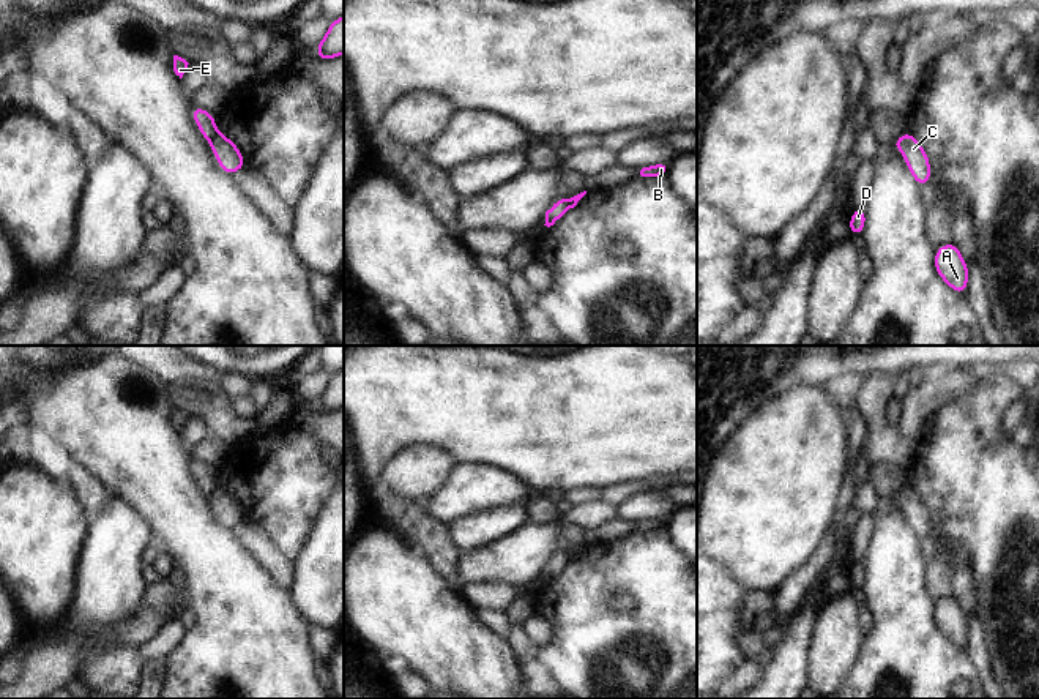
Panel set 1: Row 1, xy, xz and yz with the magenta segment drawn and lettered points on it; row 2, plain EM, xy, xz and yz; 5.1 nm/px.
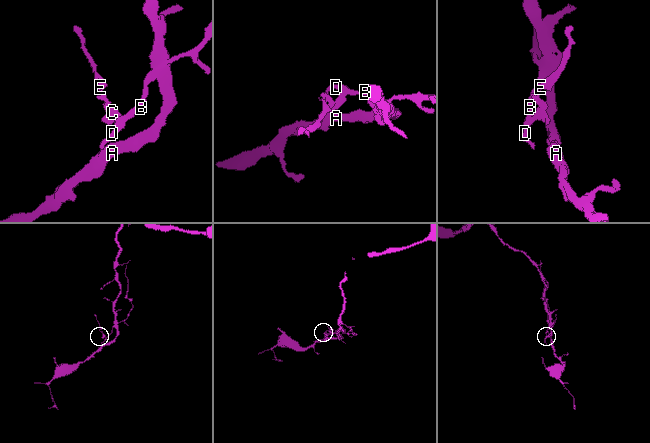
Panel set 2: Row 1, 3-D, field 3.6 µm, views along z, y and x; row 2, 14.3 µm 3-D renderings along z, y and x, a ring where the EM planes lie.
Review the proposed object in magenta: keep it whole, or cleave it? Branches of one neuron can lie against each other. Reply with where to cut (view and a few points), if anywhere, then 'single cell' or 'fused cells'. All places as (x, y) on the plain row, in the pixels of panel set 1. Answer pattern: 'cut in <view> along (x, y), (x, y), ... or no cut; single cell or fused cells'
cut in xy along (218, 486), (210, 493); fused cells

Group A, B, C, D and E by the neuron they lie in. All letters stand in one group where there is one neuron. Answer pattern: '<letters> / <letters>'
A B C D / E

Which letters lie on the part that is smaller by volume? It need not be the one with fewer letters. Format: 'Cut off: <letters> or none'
Cut off: E

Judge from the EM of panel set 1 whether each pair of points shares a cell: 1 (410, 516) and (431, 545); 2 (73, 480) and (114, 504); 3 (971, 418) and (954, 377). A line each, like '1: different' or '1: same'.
1: same
2: different
3: different

